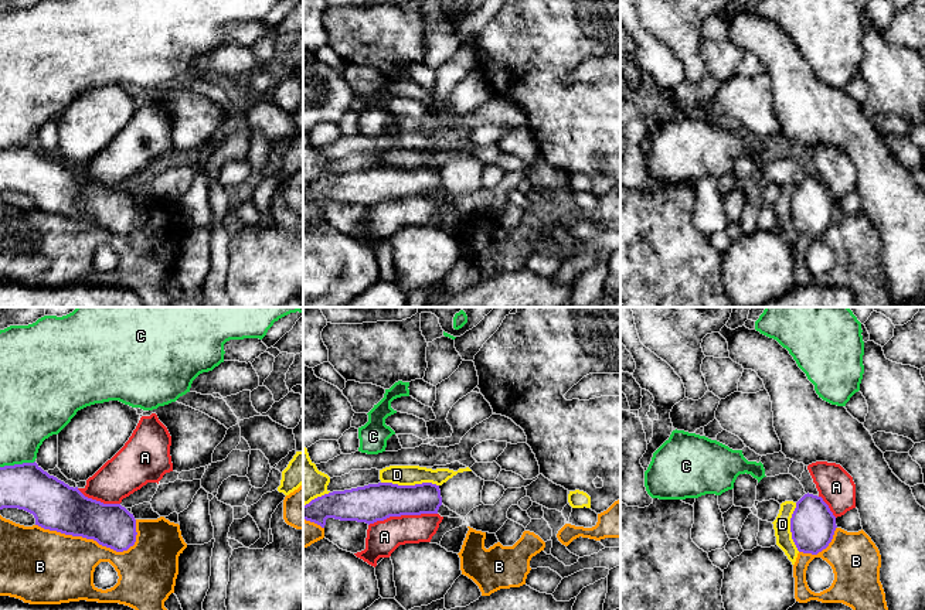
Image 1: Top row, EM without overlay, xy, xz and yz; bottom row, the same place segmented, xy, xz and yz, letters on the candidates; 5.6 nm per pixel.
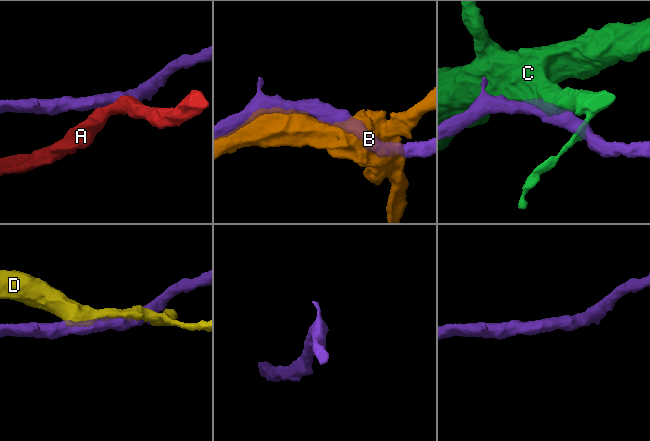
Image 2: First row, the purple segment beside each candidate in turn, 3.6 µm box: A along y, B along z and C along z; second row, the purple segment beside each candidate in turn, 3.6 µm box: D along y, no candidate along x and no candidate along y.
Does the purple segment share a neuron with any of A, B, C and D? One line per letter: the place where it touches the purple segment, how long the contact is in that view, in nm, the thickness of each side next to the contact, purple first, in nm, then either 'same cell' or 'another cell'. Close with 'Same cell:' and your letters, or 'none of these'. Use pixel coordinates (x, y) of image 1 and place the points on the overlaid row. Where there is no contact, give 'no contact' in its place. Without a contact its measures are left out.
A: xz (403, 514) | 400 nm | 220/190 nm | another cell
B: xy (89, 538) | 600 nm | 280/400 nm | another cell
C: xy (17, 464) | 200 nm | 260/300 nm | another cell
D: xz (410, 486) | 320 nm | 220/110 nm | another cell
Same cell: none of these

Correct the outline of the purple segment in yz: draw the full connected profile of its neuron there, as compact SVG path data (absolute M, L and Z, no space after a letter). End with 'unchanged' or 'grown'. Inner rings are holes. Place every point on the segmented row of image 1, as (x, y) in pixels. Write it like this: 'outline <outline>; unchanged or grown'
outline M807 493L796 502L790 532L799 552L817 555L829 546L836 528L836 517L822 497Z; unchanged

